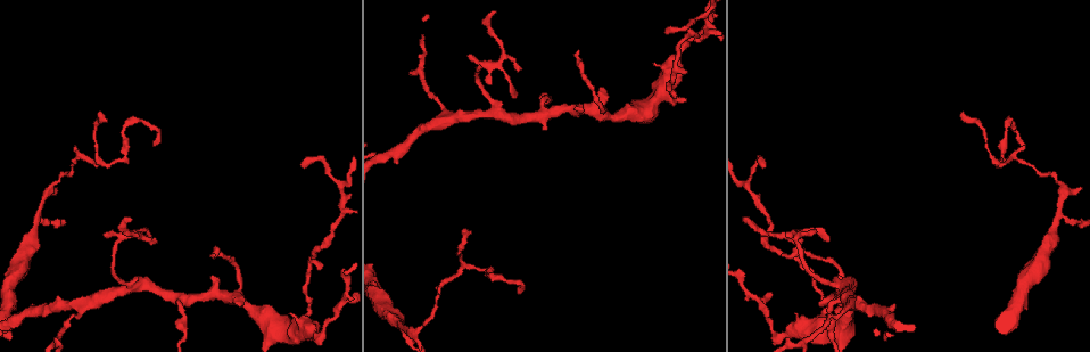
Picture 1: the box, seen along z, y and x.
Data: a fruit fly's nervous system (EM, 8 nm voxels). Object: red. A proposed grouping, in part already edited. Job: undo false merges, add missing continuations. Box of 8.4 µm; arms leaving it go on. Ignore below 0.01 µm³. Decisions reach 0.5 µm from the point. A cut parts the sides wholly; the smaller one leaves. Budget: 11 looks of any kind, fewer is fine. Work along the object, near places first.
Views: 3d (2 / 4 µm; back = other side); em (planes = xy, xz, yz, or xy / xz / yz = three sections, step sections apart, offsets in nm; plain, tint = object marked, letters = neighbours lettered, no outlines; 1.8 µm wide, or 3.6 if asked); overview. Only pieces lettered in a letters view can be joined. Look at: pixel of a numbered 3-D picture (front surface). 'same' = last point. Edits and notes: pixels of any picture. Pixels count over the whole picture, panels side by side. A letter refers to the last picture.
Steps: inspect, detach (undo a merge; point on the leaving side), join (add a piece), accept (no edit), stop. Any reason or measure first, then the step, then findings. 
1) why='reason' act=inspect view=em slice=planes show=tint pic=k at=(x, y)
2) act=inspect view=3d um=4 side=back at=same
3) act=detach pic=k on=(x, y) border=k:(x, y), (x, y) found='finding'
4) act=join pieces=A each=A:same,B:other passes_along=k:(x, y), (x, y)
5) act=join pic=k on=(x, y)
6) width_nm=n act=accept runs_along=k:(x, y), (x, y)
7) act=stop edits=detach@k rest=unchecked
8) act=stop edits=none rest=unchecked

why='abrupt turn' act=inspect view=em um=3.6 slice=xy step=8 show=tint pic=1 at=(399, 324)

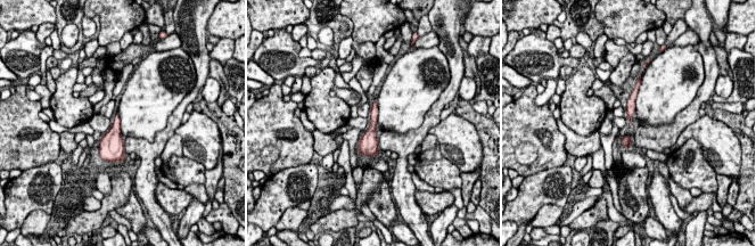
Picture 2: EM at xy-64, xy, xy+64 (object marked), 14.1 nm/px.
why='cut it another way' act=inspect view=em um=3.6 slice=xz step=4 show=tint at=same

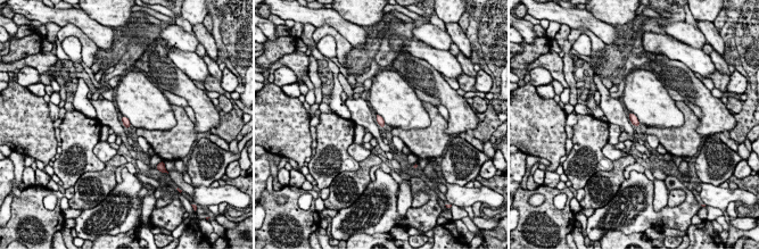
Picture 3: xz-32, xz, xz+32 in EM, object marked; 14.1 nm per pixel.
act=inspect view=em um=3.6 slice=xz step=4 show=letters at=same

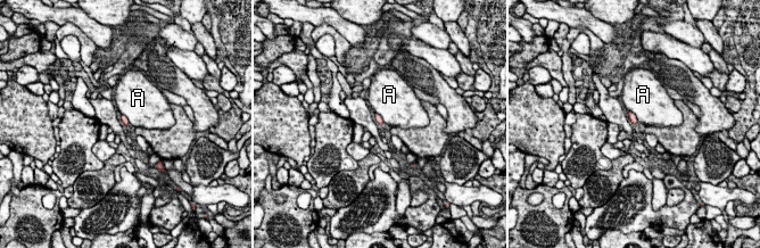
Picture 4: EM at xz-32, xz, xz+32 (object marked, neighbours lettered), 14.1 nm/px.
act=accept each=A:other border=4:(627, 110), (636, 117), (638, 124) found='continuous, no second neuron'

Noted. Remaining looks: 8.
why='branch stops here' act=inspect view=3d um=4 side=back pic=1 at=(153, 144)

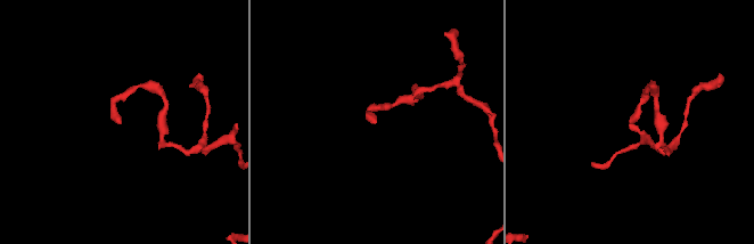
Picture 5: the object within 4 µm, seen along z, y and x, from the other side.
why='now the EM' act=inspect view=em slice=planes show=letters pic=5 at=(121, 122)

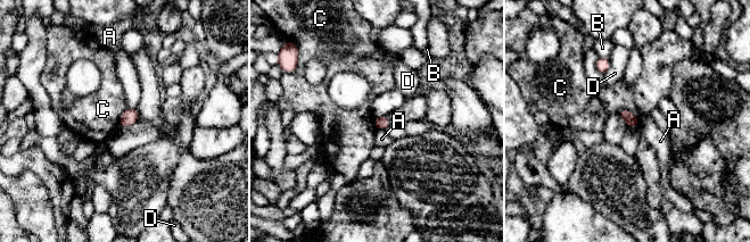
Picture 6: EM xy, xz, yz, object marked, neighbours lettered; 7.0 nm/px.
act=accept each=A:other,B:other,C:other,D:other found='none of them fits'

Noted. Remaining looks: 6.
why='tapers out' act=inspect view=3d um=2 pic=1 at=(465, 233)

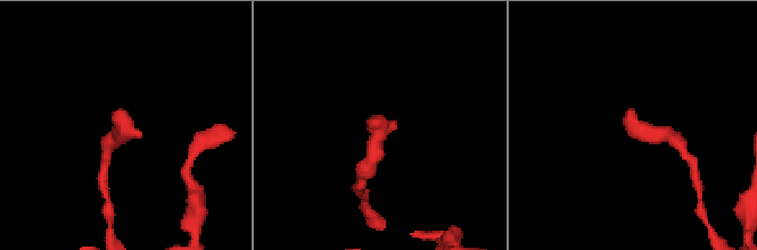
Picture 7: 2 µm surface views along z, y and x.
why='need the tissue' act=inspect view=em slice=planes show=letters pic=7 at=(120, 109)

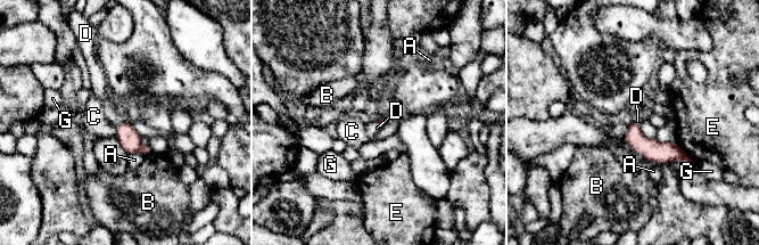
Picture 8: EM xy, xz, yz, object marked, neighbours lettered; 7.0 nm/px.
act=join pieces=D each=A:other,B:other,C:other,D:same,E:other,G:other passes_along=8:(129, 138), (121, 124), (113, 113) found='the neuron continues'

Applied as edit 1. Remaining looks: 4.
why='redraw' act=inspect view=overview

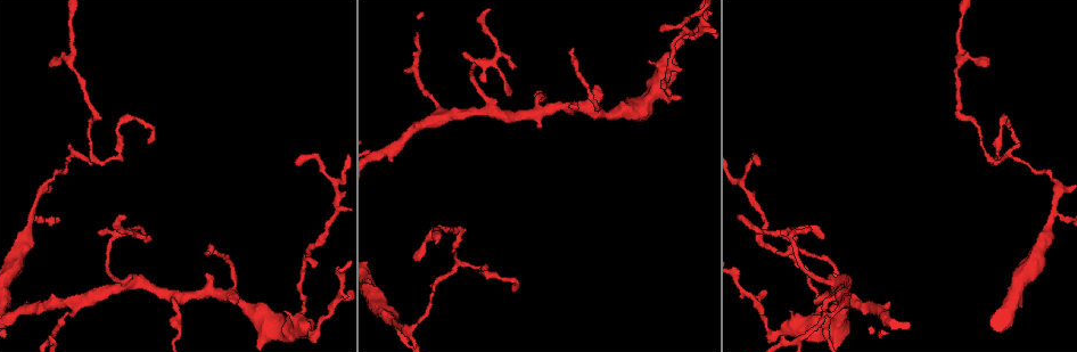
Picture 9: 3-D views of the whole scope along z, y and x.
act=inspect view=em slice=planes show=plain pic=9 at=(817, 302)

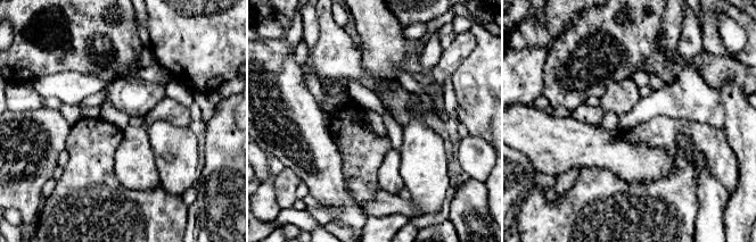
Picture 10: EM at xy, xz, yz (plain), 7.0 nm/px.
why='what lies round it' act=inspect view=em slice=planes show=letters at=same

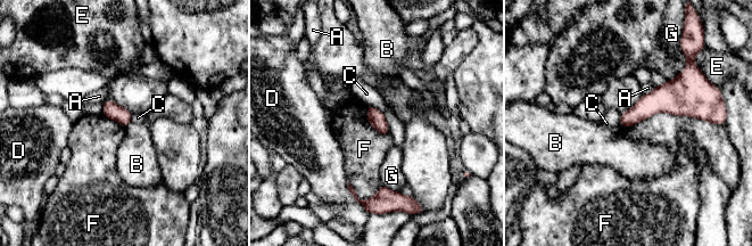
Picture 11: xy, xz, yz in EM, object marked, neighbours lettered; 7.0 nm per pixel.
longest_contact=F:600nm act=accept each=A:other,B:other,C:other,D:other,E:other,F:other,G:other found='no lettered piece goes on from it'

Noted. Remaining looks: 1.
act=stop edits=join@8 rest=unchecked

